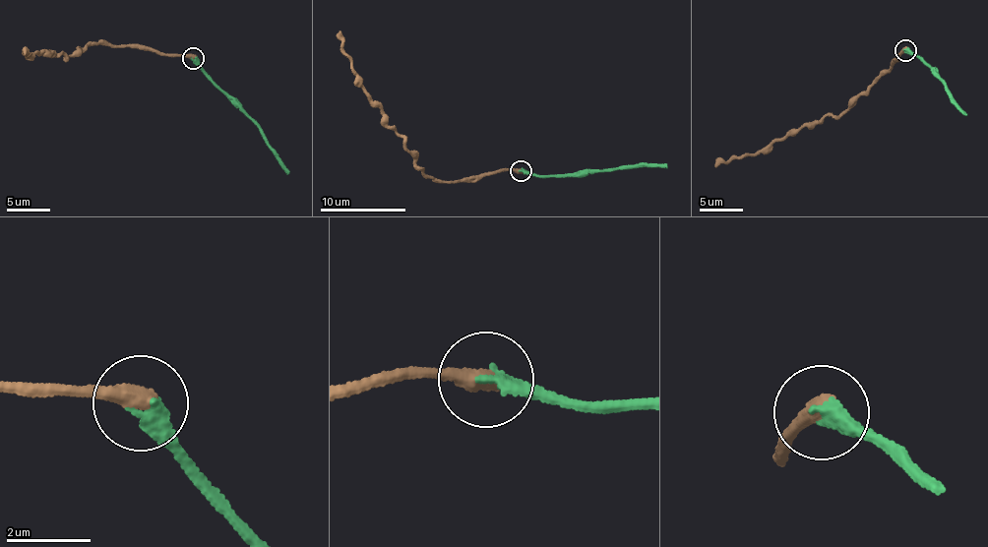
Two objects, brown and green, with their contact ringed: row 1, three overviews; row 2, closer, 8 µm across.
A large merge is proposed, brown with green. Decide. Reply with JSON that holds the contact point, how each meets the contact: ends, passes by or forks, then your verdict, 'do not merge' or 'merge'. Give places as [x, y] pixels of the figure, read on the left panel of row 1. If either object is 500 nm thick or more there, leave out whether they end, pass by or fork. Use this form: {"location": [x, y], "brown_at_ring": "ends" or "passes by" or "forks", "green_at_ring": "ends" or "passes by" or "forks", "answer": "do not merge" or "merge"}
{"location": [193, 58], "brown_at_ring": "ends", "green_at_ring": "ends", "answer": "merge"}

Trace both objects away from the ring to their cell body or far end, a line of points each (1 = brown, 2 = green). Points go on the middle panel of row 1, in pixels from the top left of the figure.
1: (520, 170), (499, 168), (449, 182), (423, 177), (403, 140), (381, 108), (373, 107), (367, 98), (336, 33)
2: (521, 169), (542, 176), (655, 162), (666, 167)

